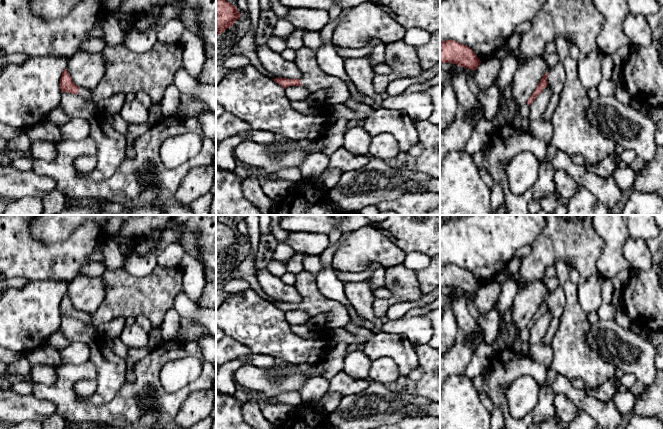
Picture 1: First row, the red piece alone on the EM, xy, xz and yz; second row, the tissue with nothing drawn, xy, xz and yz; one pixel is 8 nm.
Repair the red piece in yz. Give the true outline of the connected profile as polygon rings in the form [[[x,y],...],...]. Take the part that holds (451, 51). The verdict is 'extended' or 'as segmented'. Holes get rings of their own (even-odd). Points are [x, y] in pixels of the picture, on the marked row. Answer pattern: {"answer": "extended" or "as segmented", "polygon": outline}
{"answer": "as segmented", "polygon": [[[450,39],[440,41],[440,63],[453,63],[476,70],[481,61],[470,47]]]}

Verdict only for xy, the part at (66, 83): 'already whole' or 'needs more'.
needs more

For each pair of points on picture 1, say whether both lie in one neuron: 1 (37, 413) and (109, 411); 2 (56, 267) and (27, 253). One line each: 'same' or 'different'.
1: different
2: same

